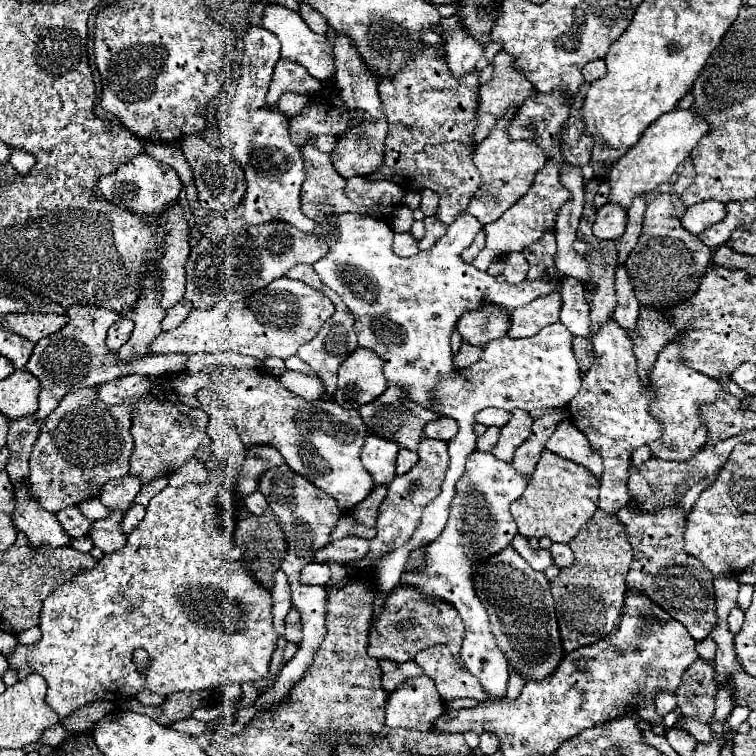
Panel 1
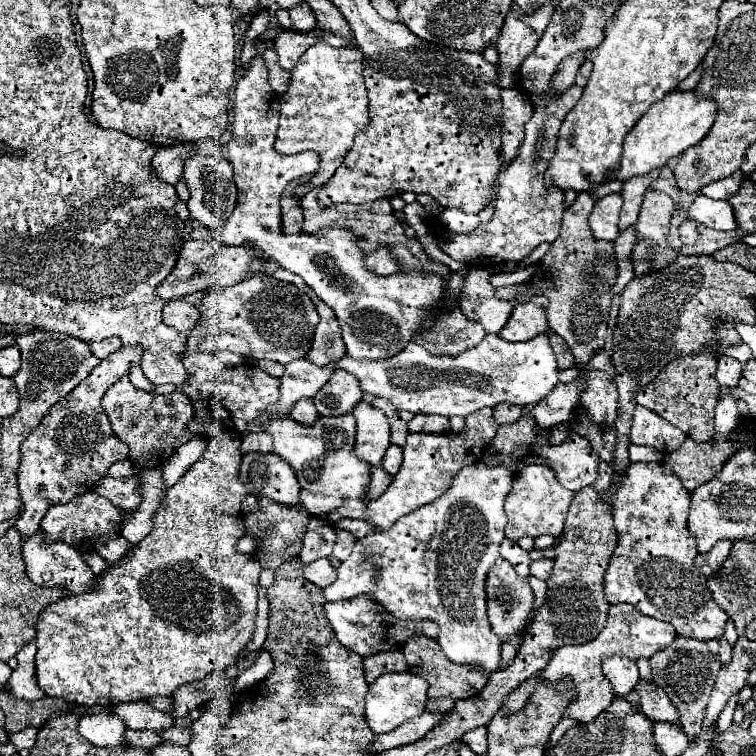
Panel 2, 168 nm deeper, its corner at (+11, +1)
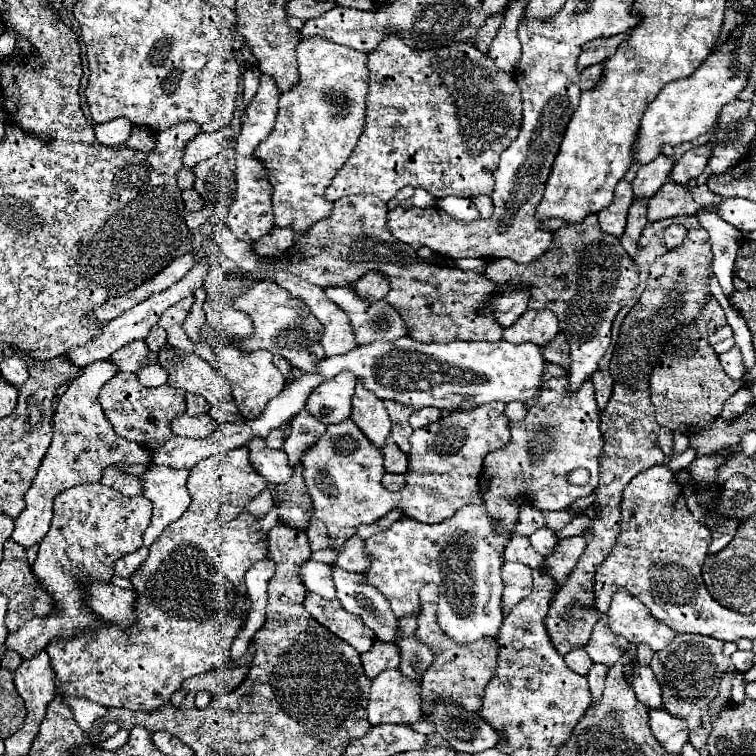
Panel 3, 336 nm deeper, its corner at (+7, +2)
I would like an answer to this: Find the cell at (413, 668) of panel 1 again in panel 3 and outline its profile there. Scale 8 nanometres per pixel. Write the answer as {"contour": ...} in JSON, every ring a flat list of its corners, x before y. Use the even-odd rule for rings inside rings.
{"contour":[[377,641,371,651,361,655,361,661,363,661,363,669,365,669,367,677,375,679,381,671,391,669,391,667,399,667,401,649,395,643]]}

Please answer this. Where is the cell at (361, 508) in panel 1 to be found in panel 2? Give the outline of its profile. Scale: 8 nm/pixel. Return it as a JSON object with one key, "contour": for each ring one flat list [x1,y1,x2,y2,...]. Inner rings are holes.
{"contour":[[375,466,373,474,371,474,371,484,369,484,369,498,371,500,379,498,389,488,391,482,393,482,393,476,385,474,385,470,381,466]]}

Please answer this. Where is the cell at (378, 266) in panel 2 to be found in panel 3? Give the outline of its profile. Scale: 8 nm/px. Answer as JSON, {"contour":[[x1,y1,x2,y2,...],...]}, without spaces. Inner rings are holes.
{"contour":[[369,271,357,281,357,291,365,293,365,297,383,299,389,293,389,281,379,271]]}

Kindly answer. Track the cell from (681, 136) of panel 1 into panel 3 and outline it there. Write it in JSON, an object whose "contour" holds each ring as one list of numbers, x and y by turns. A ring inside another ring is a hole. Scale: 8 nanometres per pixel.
{"contour":[[731,37,717,53,709,55,707,61,703,61,703,65,691,77,685,77,685,79,665,85,661,89,659,97,649,103,649,107,641,119,637,141,633,147,635,163,647,165,655,157,661,155,663,145,675,147,675,145,681,145,687,141,695,141,697,137,709,133,715,127,721,109,727,103,731,103,733,99,737,99,739,91,743,91,745,85,747,85,745,73,737,73,737,69,735,69,733,37]]}

